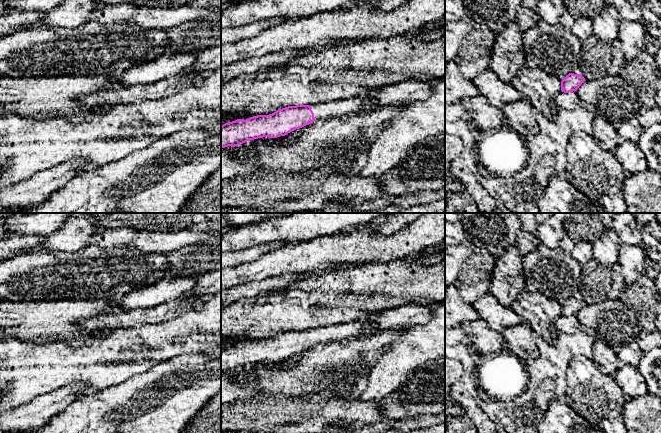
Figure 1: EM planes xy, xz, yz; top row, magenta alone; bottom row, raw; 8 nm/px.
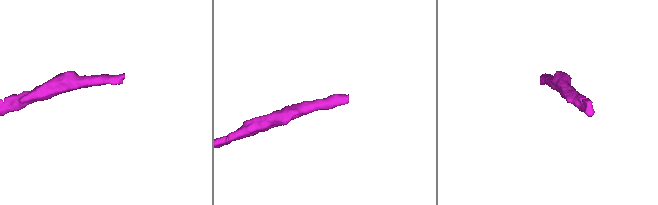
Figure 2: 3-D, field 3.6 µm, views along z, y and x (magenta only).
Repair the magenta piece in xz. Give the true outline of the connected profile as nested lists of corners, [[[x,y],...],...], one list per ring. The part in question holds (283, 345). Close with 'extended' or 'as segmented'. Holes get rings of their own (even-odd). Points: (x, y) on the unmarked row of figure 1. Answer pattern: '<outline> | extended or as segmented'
[[[369,320],[336,323],[313,329],[288,330],[269,339],[237,343],[221,350],[221,371],[235,371],[263,361],[277,362],[313,347],[351,338],[369,338],[376,333]]] | extended

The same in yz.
[[[569,297],[561,305],[561,315],[564,317],[576,315],[584,306],[584,303],[580,298]]] | as segmented

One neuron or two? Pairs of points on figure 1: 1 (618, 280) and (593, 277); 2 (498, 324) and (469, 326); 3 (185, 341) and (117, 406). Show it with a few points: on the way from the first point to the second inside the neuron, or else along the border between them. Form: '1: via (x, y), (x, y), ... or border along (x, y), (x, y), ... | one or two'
1: via (612, 277), (599, 277) | one
2: border along (479, 318), (500, 332) | two
3: border along (176, 355), (169, 358) | two

